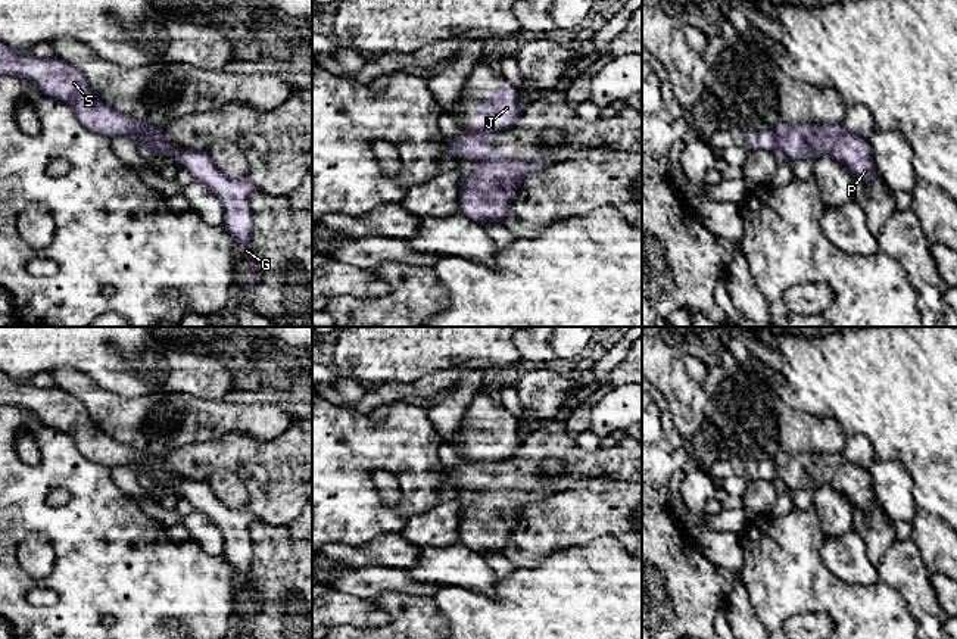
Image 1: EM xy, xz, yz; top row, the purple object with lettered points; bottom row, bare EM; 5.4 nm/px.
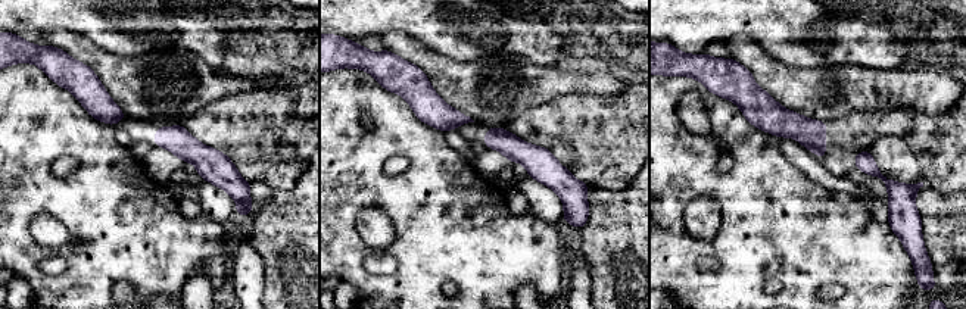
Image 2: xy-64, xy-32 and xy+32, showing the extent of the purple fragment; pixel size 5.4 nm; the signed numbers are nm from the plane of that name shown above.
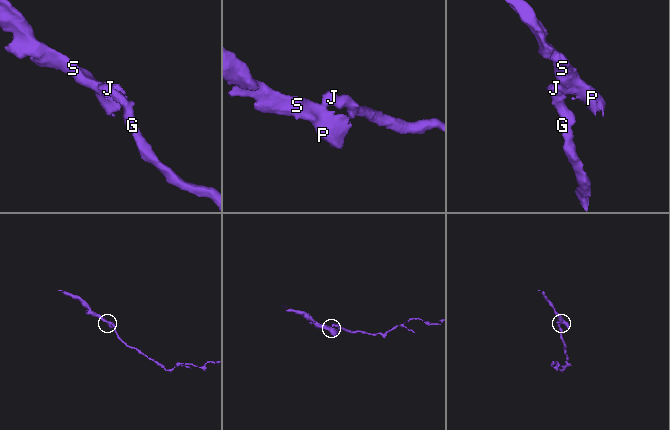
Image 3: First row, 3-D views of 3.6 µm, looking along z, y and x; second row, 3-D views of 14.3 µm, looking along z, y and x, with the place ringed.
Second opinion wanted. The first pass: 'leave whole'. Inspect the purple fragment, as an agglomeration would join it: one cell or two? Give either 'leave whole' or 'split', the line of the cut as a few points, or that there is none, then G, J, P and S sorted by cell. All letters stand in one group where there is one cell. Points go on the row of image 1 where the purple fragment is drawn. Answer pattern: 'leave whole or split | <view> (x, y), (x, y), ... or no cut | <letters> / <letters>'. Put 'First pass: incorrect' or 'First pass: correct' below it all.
split | xy (158, 140), (149, 146), (149, 152) | G J / P S
First pass: incorrect

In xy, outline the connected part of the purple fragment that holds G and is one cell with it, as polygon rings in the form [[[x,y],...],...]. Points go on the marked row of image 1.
[[[152,143],[149,152],[153,155],[174,155],[194,181],[205,184],[215,196],[219,197],[224,208],[224,230],[236,239],[243,247],[244,265],[249,271],[250,281],[255,284],[255,266],[250,262],[250,236],[253,219],[250,211],[250,197],[256,190],[255,183],[249,180],[234,181],[228,178],[212,160],[206,150],[174,149],[168,143]]]

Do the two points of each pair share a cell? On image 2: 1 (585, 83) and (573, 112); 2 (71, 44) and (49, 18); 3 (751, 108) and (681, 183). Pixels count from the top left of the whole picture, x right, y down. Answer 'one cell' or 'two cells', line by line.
1: two cells
2: two cells
3: two cells

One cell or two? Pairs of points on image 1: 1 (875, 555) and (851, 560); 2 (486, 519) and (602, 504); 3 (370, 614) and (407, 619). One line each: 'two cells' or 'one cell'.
1: two cells
2: two cells
3: two cells

